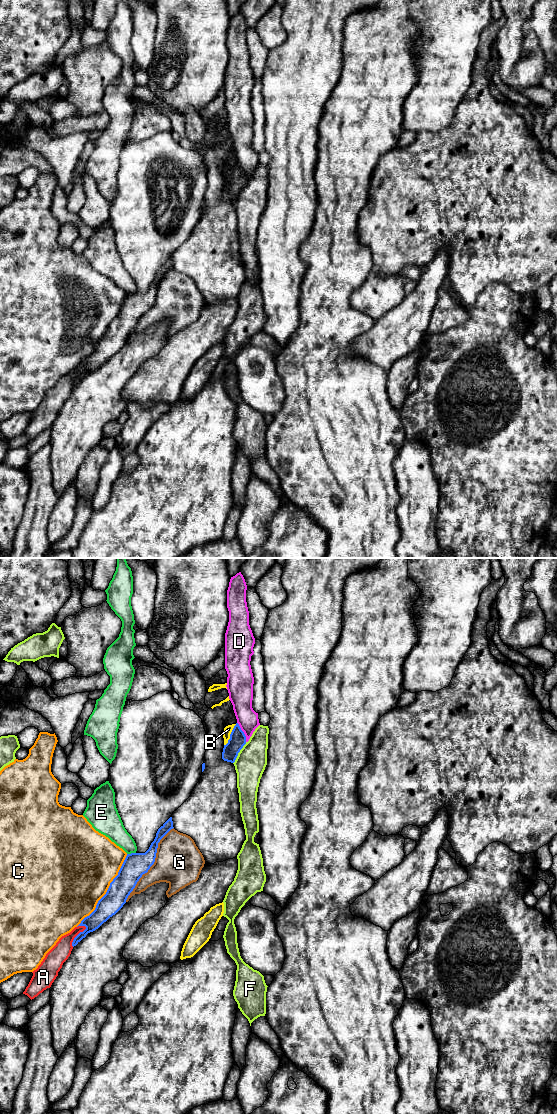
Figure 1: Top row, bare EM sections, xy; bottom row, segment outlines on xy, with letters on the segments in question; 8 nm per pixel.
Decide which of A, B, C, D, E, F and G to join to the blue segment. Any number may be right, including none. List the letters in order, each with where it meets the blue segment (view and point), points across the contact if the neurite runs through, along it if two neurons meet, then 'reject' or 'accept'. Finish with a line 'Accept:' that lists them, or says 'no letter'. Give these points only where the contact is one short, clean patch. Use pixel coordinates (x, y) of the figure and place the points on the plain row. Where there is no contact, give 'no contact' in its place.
A: meets blue in xy at (77, 375); reject
B: meets blue in xy at (230, 175); border along xy (236, 164), (230, 174), (230, 178), (224, 185); reject
C: meets blue in xy at (107, 331); reject
D: meets blue in xy at (243, 172); border along xy (237, 162), (246, 181); reject
E: meets blue in xy at (131, 293); reject
F: meets blue in xy at (238, 192); reject
G: meets blue in xy at (152, 304); reject
Accept: no letter

